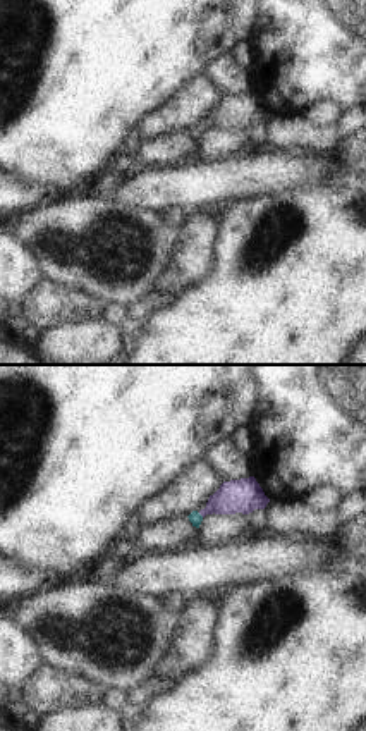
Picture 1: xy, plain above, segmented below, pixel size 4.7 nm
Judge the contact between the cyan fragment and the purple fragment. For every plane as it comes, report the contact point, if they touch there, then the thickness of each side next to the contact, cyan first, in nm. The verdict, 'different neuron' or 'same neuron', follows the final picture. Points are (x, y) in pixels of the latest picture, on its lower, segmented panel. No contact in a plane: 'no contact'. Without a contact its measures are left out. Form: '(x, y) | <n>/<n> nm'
(200, 515) | 60/160 nm

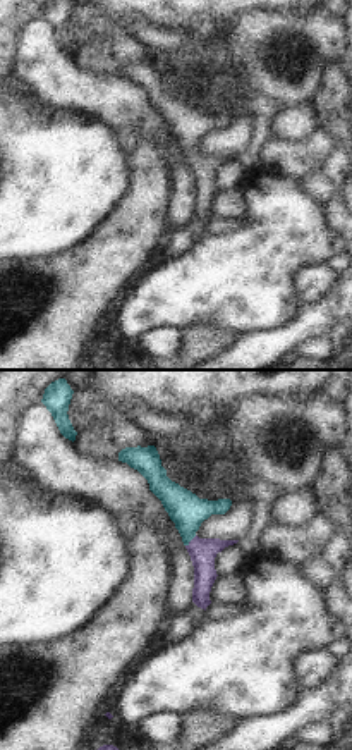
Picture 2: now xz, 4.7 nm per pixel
(191, 539) | 170/130 nm

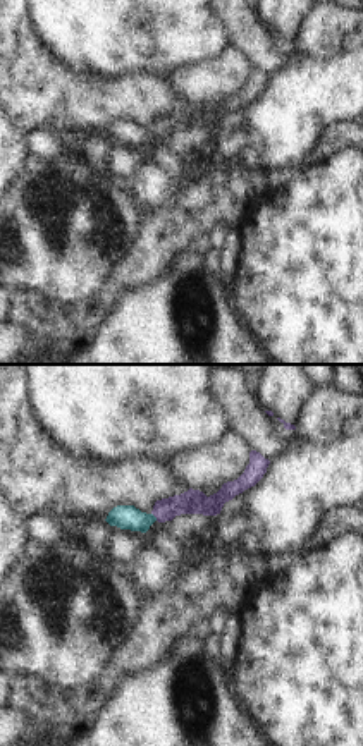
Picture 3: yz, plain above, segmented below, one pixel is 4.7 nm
(153, 516) | 110/110 nm

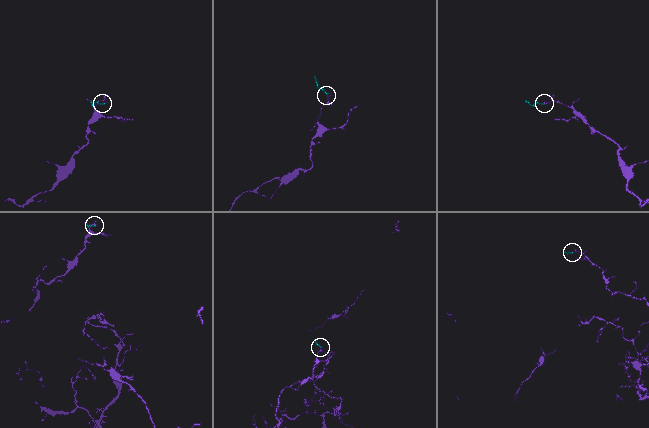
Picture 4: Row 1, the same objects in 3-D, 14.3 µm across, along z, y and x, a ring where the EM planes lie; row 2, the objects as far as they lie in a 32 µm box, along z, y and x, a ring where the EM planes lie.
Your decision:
same neuron

